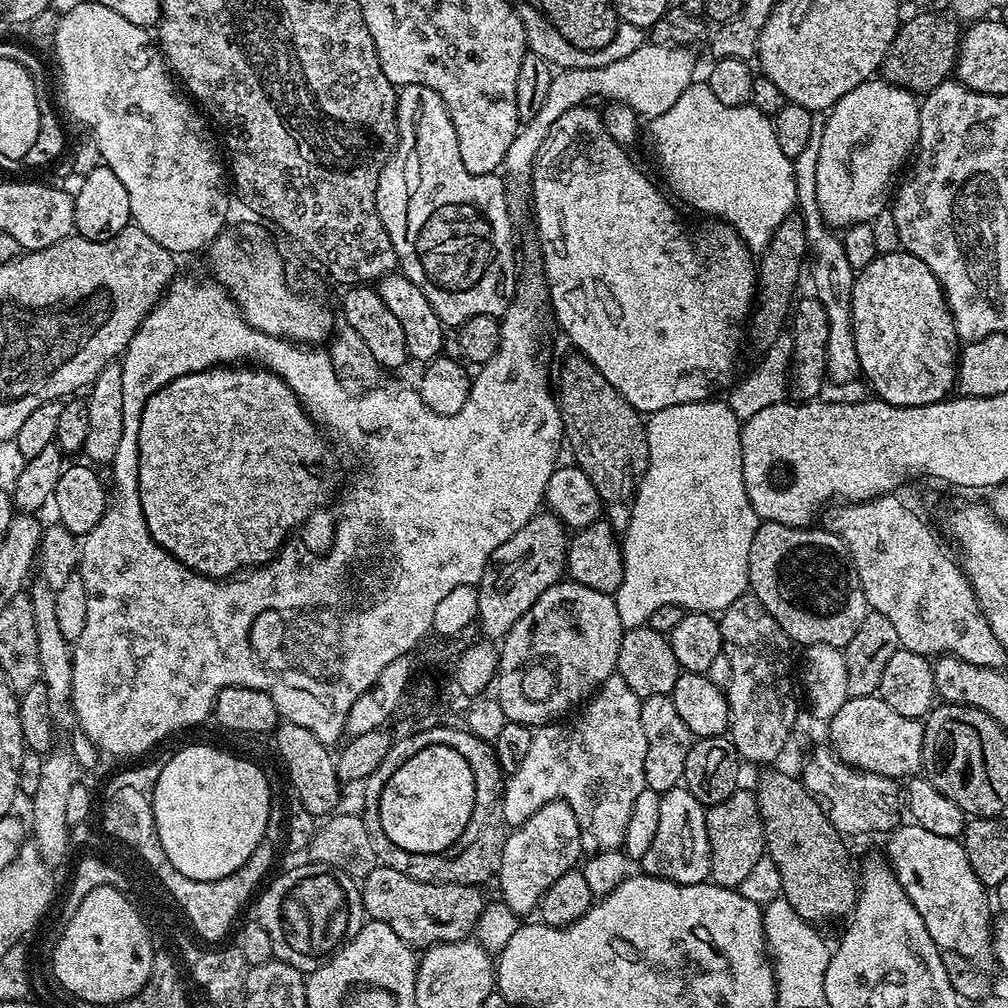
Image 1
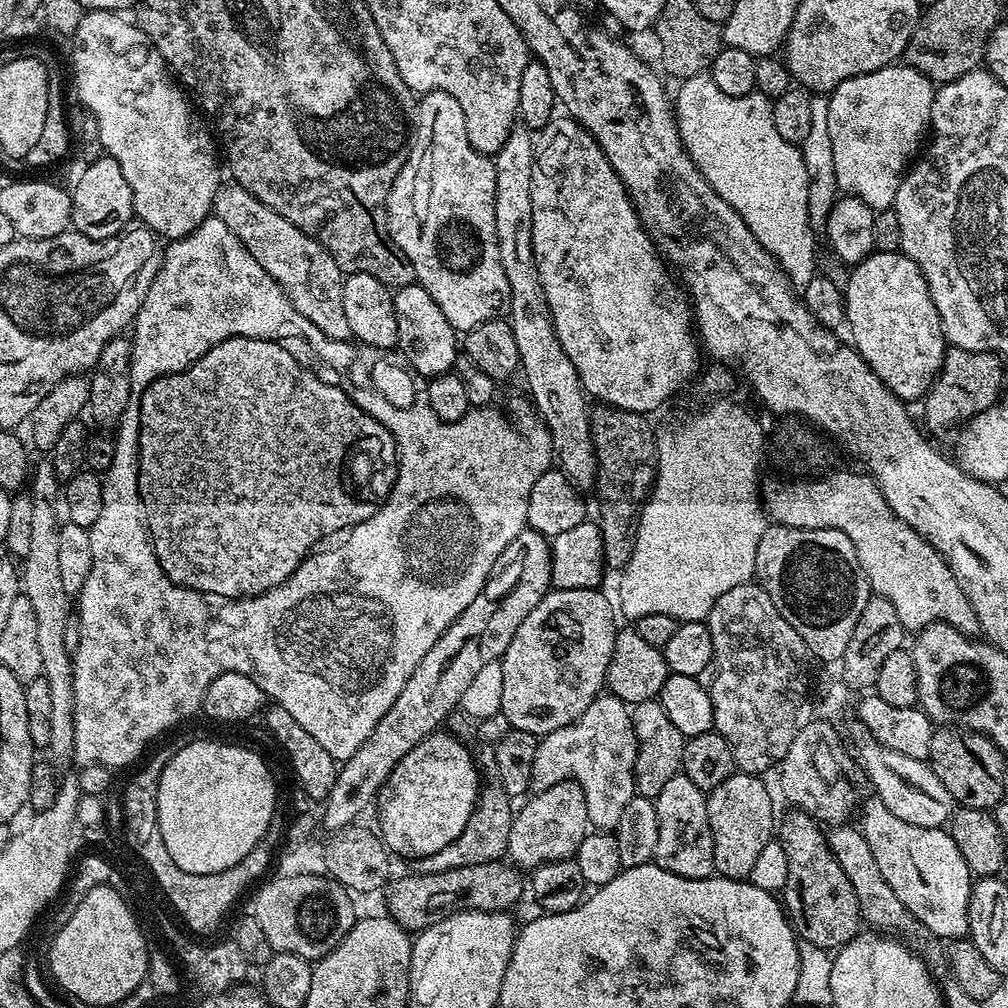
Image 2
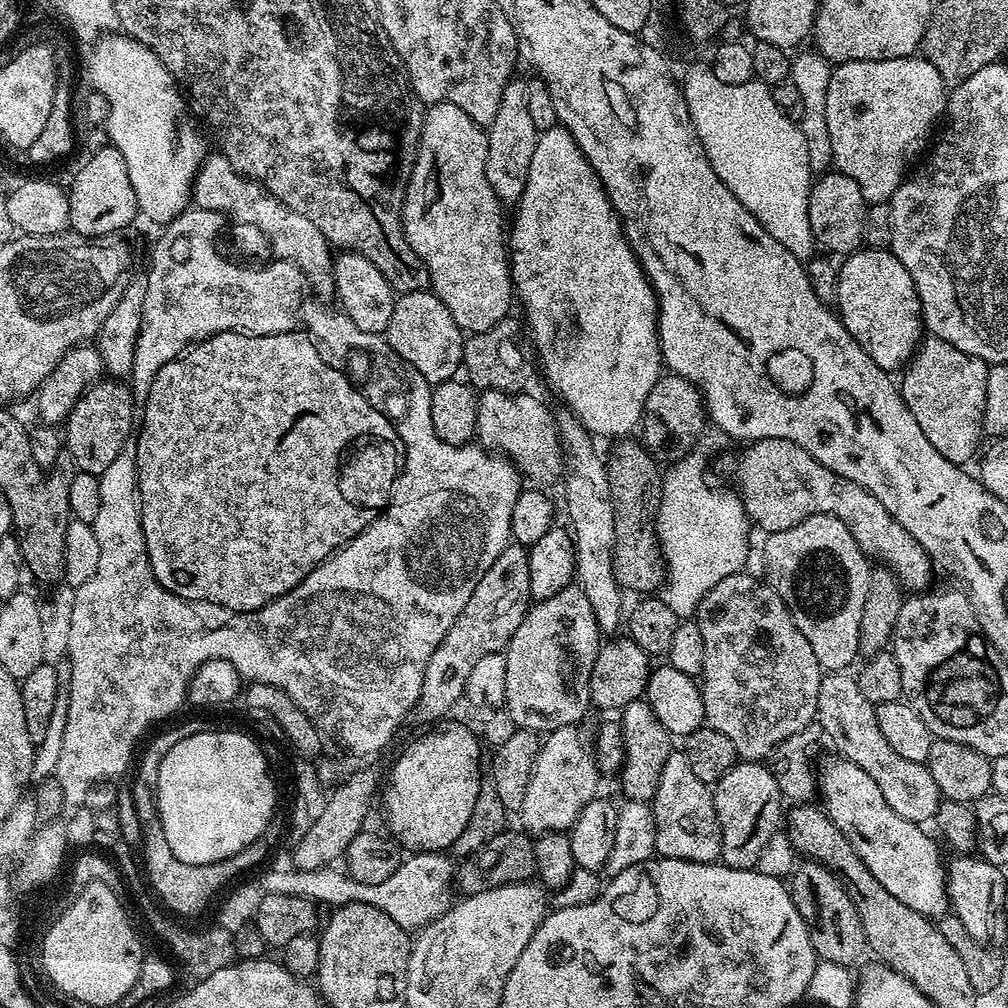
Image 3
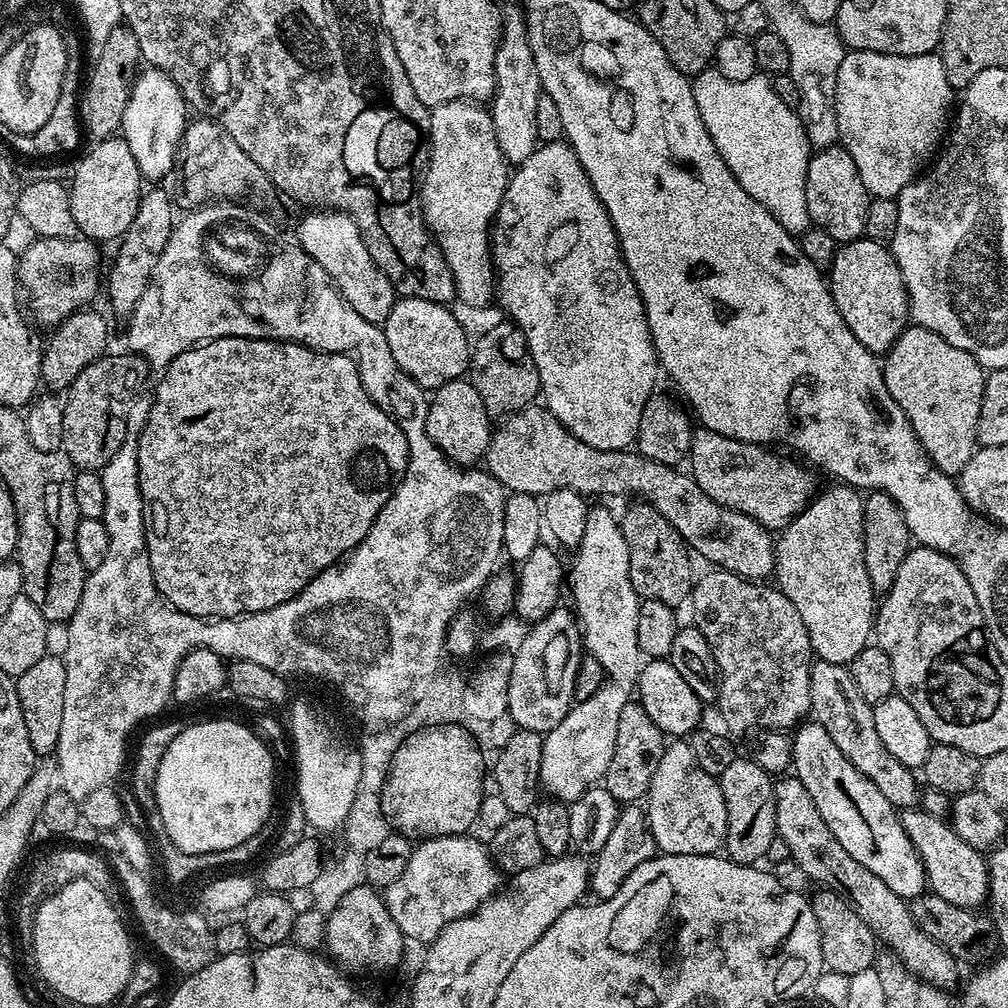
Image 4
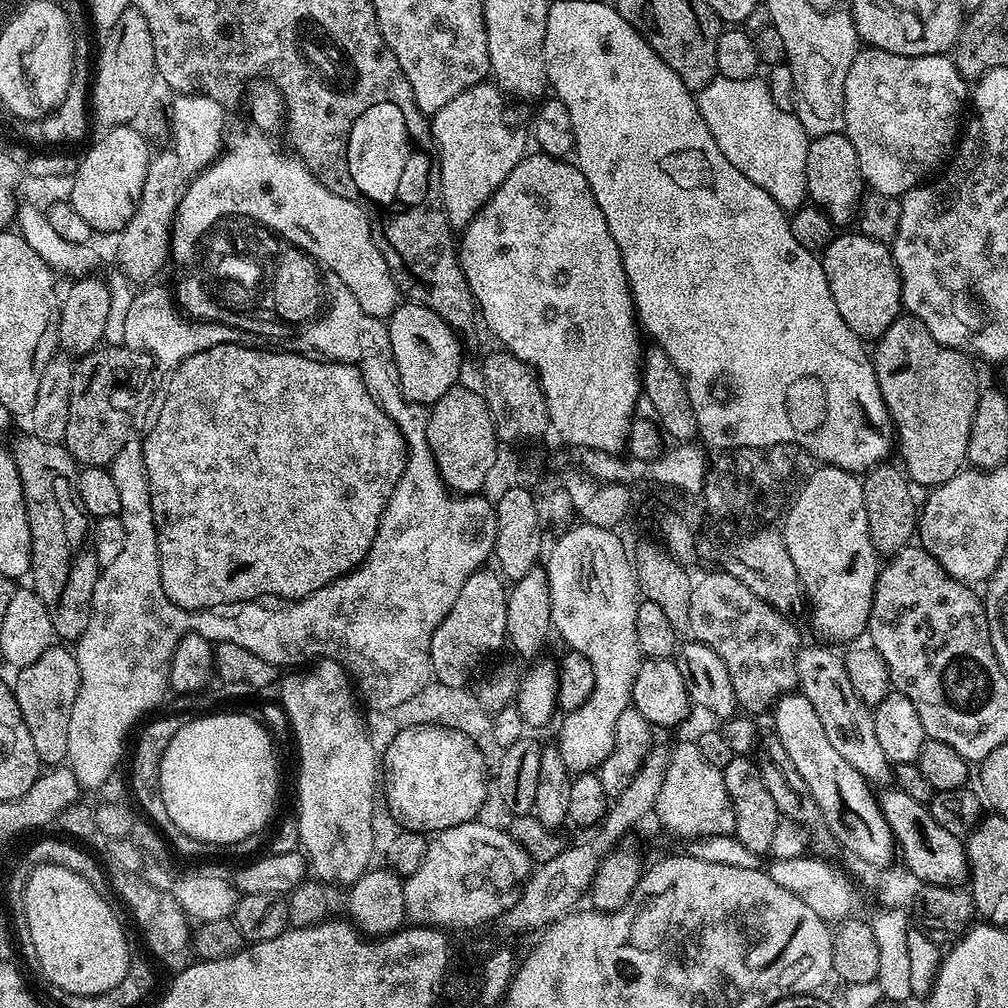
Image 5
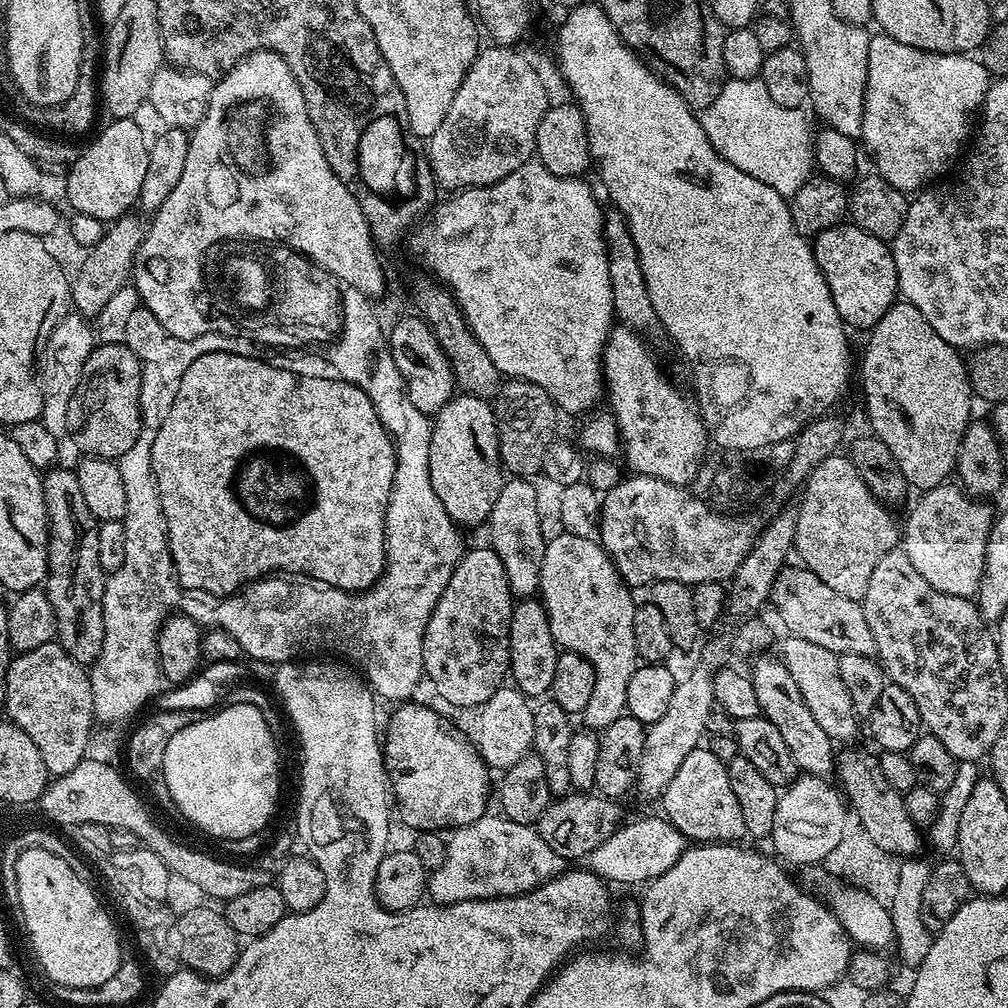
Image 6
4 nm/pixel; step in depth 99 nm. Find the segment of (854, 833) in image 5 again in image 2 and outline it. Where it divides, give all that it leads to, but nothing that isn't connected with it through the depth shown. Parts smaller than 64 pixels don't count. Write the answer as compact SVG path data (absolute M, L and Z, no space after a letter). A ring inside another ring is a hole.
M869 798L864 813L858 819L866 846L874 853L874 862L882 870L882 878L890 882L890 890L898 894L898 902L926 926L941 941L958 940L968 935L968 903L974 877L966 866L958 846L954 846L951 831L944 828L910 826L902 818L894 818L881 800Z

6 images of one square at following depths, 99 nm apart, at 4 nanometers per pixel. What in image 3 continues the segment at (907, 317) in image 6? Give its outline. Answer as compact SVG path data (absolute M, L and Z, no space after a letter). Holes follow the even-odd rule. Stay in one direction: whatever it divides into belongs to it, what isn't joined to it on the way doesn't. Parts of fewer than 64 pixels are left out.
M929 335L921 339L915 357L908 361L898 380L902 398L910 414L914 414L918 426L922 426L922 434L926 434L930 446L934 446L942 458L961 466L967 465L967 460L976 451L981 451L989 367L988 361L950 346L950 342L942 338Z

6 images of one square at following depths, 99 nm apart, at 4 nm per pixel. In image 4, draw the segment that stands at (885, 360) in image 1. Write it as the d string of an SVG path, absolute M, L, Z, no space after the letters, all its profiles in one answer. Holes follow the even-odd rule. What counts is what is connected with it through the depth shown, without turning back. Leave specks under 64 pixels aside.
M867 238L851 240L849 244L843 245L837 251L830 265L830 291L846 326L850 326L854 338L858 338L858 342L862 342L862 346L866 346L874 354L887 353L892 343L899 338L909 323L908 291L900 268L891 251L885 245L879 244L877 240Z

